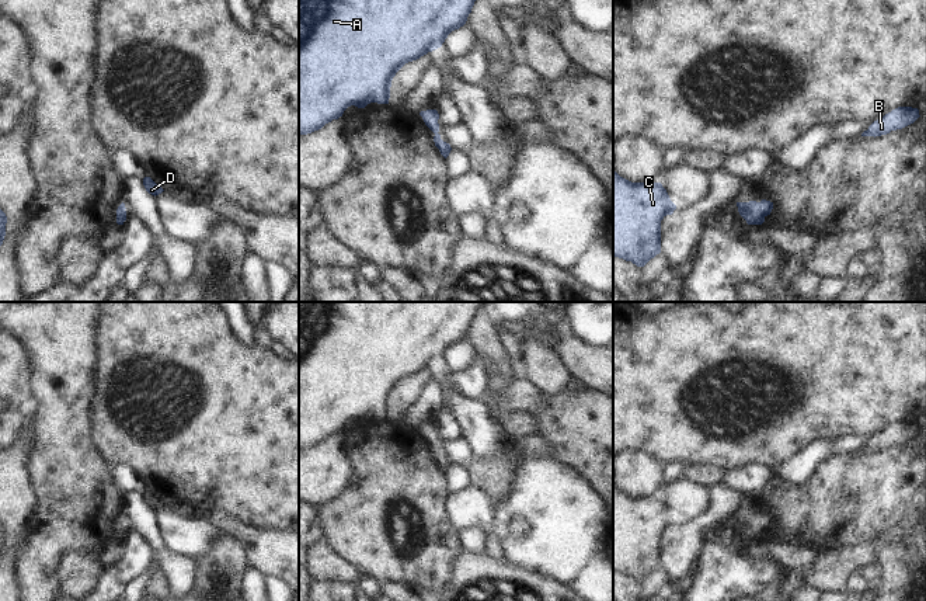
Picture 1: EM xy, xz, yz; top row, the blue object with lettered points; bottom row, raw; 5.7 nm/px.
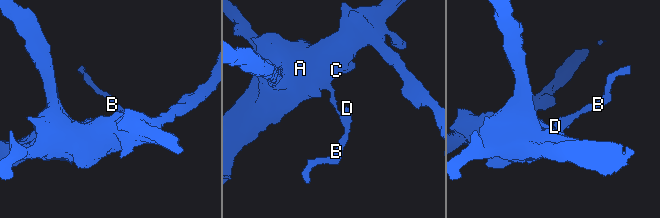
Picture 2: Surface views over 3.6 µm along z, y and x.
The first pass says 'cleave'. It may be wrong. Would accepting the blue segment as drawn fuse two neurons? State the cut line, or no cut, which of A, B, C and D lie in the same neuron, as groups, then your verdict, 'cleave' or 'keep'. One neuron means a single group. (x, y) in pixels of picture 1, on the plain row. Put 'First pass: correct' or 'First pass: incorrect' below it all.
no cut; A B C D; keep
First pass: incorrect

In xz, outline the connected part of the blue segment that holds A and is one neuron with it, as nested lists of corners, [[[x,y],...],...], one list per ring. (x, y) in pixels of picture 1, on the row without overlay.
[[[299,302],[299,449],[321,444],[344,425],[355,420],[365,423],[370,417],[389,418],[391,395],[408,376],[417,375],[442,361],[448,350],[463,341],[477,312],[488,302]]]

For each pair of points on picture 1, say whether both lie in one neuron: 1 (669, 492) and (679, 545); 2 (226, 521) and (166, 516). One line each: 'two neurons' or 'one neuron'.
1: two neurons
2: two neurons

